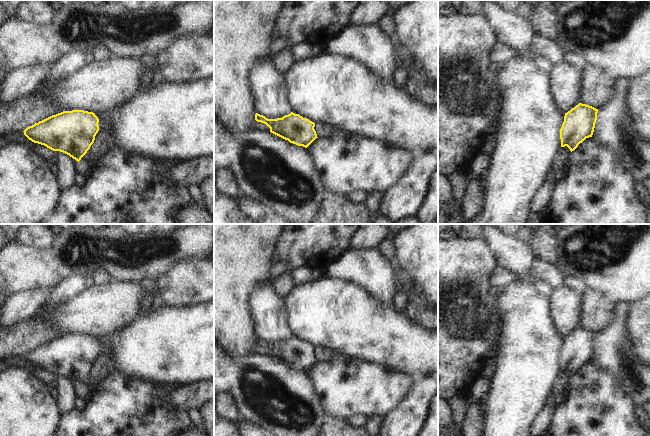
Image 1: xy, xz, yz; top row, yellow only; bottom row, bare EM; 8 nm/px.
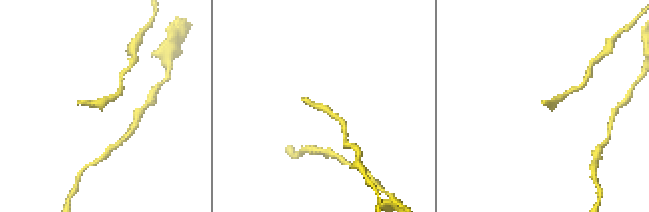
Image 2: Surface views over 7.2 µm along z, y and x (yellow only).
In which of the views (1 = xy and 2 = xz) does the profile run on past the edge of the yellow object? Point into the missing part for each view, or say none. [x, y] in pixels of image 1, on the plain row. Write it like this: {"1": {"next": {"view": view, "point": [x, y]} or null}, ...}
{"1": {"next": null}, "2": {"next": null}}

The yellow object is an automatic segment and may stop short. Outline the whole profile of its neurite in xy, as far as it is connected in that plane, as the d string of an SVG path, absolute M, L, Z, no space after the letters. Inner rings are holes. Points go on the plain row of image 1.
M63 335L27 351L23 356L32 366L63 376L79 386L94 367L98 347L99 343L93 336Z

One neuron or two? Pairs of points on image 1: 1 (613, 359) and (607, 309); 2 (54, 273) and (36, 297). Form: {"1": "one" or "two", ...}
{"1": "two", "2": "two"}

